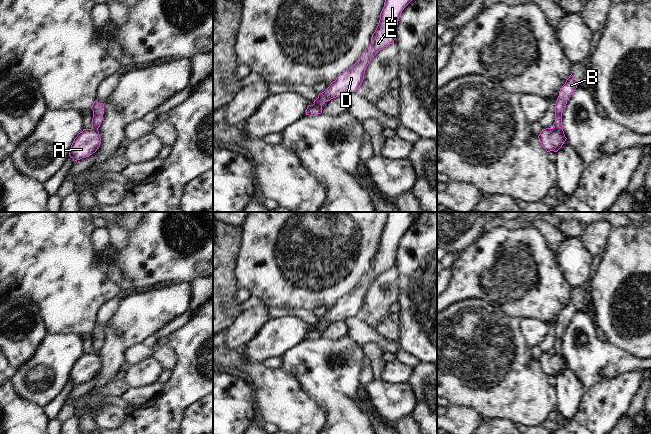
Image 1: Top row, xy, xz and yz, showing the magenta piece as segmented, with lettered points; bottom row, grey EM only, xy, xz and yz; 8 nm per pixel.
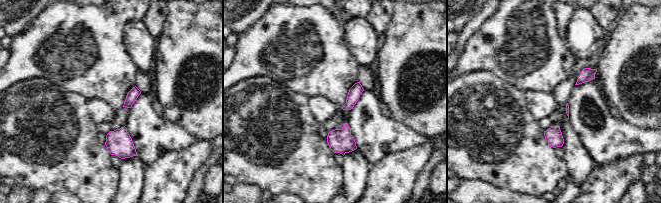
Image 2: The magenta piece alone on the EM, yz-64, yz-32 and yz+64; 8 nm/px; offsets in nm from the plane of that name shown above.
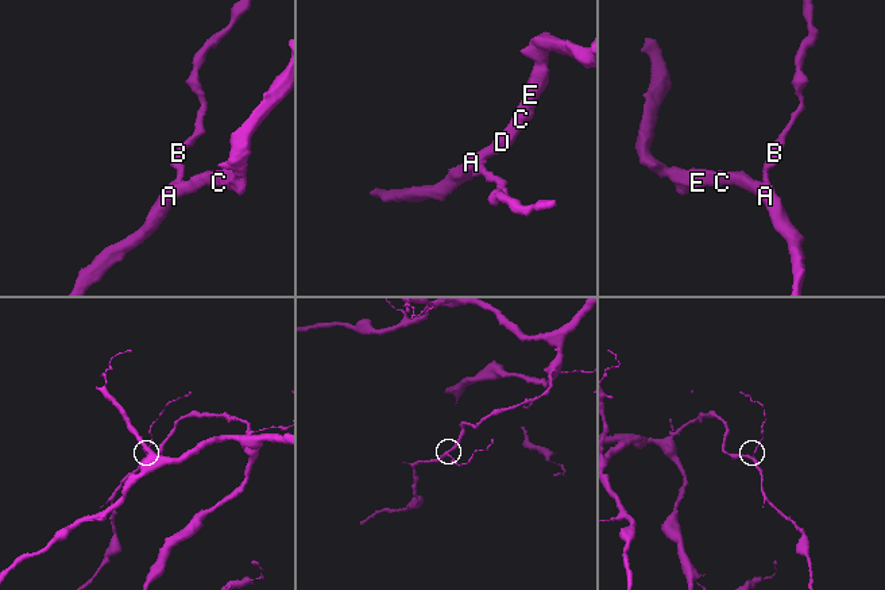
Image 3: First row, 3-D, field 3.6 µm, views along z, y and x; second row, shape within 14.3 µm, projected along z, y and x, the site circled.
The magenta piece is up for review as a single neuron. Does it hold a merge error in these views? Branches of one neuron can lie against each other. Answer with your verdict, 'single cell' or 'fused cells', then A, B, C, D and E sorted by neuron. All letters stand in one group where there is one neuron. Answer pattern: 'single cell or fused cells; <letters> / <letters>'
single cell; A B C D E

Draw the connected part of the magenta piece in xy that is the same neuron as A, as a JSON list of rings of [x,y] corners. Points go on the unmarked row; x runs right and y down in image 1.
[[[94,325],[91,333],[93,334],[92,352],[83,353],[70,372],[69,380],[74,386],[92,379],[101,368],[98,352],[103,344],[104,328]]]

